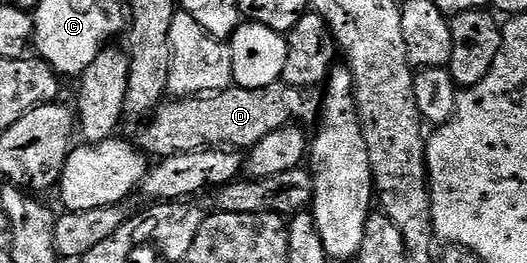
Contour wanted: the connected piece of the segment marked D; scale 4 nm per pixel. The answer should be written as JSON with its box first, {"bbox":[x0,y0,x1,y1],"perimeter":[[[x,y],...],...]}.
{"bbox":[137,80,320,159],"perimeter":[[[282,80],[265,88],[232,85],[230,90],[220,90],[217,94],[164,101],[142,123],[143,131],[139,134],[137,146],[144,154],[156,159],[204,148],[250,148],[265,140],[269,132],[277,132],[277,128],[292,123],[314,123],[320,114],[320,95],[311,88],[288,86]]]}

